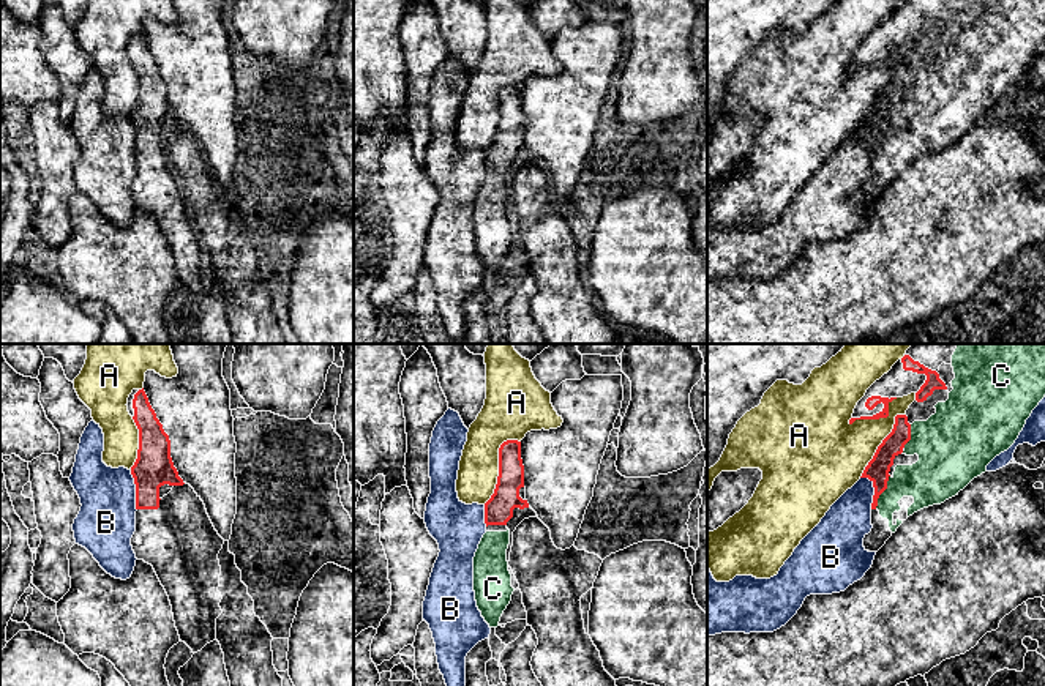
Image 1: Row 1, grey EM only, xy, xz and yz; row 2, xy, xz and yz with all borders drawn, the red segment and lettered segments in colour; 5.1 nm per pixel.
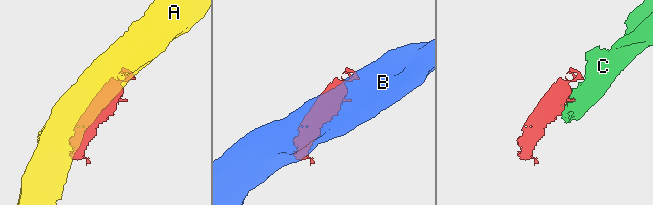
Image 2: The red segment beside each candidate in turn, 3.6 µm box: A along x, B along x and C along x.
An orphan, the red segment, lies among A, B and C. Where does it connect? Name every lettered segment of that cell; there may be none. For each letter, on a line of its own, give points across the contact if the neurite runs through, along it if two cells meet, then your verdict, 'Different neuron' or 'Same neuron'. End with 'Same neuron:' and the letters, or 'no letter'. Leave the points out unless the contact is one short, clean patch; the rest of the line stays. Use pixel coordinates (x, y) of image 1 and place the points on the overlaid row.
A: Different neuron
B: Different neuron
C: Path across: yz (878, 469), (883, 491), (906, 481), (930, 481). Same neuron
Same neuron: C

